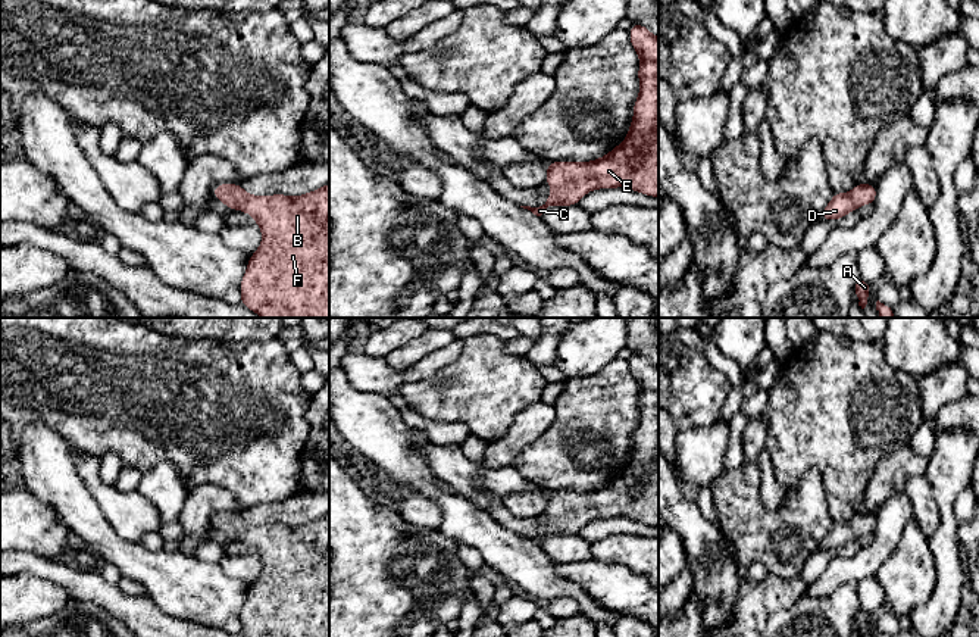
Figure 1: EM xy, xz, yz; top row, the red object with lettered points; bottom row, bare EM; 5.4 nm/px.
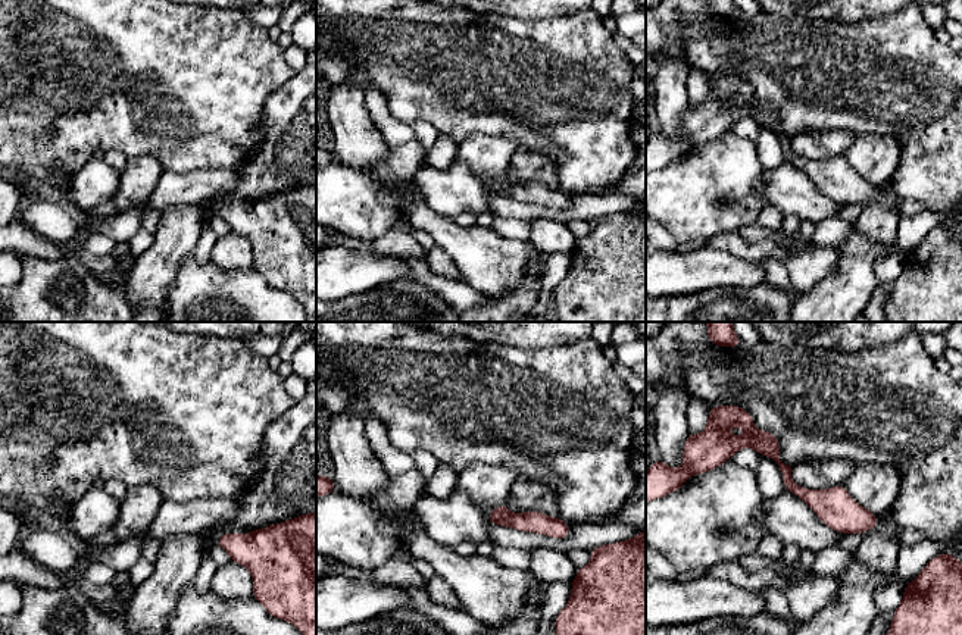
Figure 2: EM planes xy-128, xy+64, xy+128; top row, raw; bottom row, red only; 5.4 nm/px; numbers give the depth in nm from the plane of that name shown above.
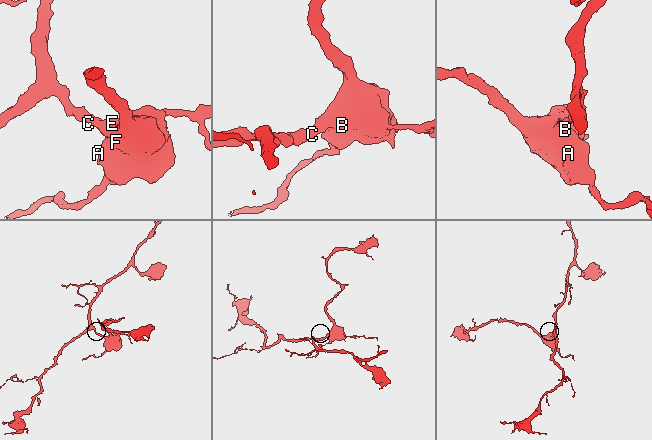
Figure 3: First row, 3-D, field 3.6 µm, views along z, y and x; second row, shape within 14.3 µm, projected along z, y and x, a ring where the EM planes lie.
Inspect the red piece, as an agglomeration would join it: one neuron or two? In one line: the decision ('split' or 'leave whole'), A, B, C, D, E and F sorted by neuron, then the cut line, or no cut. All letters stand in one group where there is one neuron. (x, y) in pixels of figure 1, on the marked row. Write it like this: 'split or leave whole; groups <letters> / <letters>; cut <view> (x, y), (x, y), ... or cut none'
leave whole; groups A B C D E F; cut none

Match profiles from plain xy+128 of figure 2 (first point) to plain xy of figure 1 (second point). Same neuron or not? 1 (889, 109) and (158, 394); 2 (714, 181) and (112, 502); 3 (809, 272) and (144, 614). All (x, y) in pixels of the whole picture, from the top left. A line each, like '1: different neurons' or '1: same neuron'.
1: same neuron
2: different neurons
3: different neurons

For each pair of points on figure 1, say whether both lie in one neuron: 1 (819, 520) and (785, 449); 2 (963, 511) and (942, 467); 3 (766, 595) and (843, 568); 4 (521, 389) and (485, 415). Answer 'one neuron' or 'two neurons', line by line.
1: two neurons
2: two neurons
3: two neurons
4: one neuron

